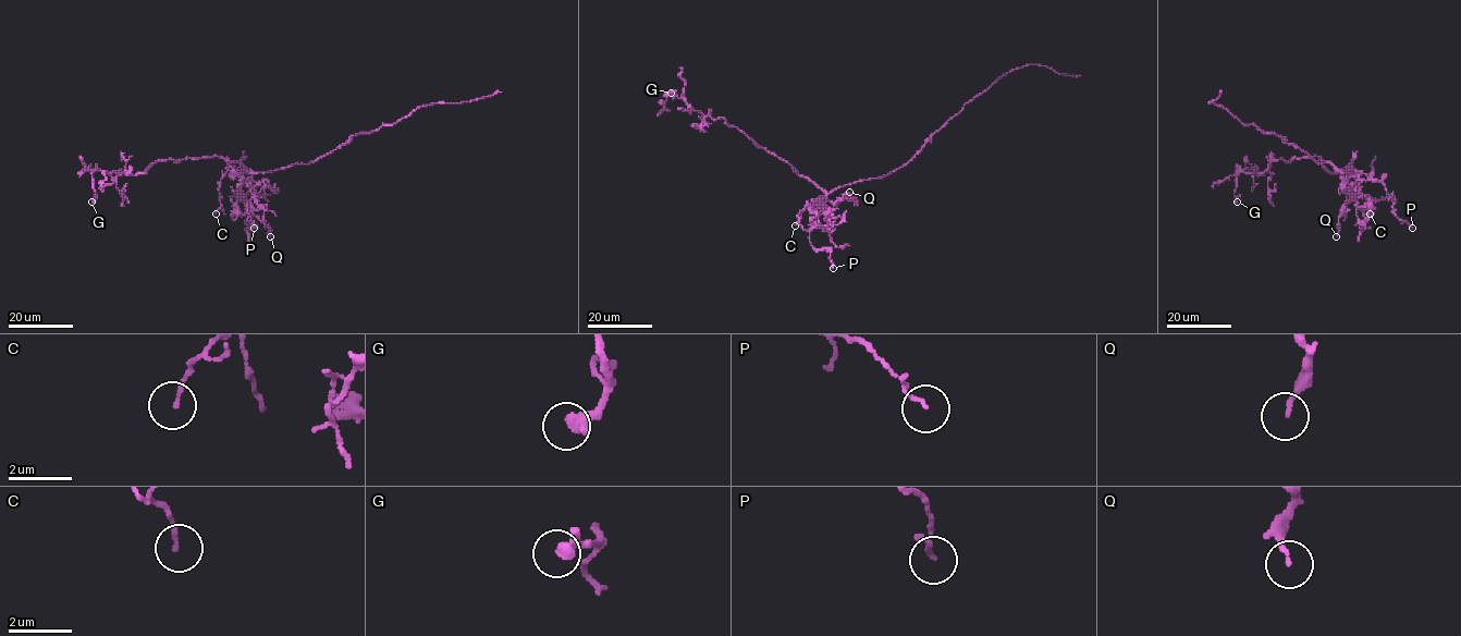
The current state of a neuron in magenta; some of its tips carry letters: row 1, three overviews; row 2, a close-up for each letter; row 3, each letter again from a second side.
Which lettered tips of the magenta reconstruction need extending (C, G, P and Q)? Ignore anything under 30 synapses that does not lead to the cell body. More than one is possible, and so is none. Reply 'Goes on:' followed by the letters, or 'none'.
Goes on: none

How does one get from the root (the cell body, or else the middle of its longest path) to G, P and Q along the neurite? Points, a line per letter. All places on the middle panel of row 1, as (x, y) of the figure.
G: (864, 180), (825, 193), (724, 119), (703, 115), (675, 97), (674, 90), (671, 93)
P: (864, 180), (826, 193), (818, 210), (818, 224), (811, 224), (810, 244), (815, 249), (831, 251), (833, 268)
Q: (864, 180), (826, 193), (822, 206), (829, 211), (844, 198), (843, 194), (849, 192)

